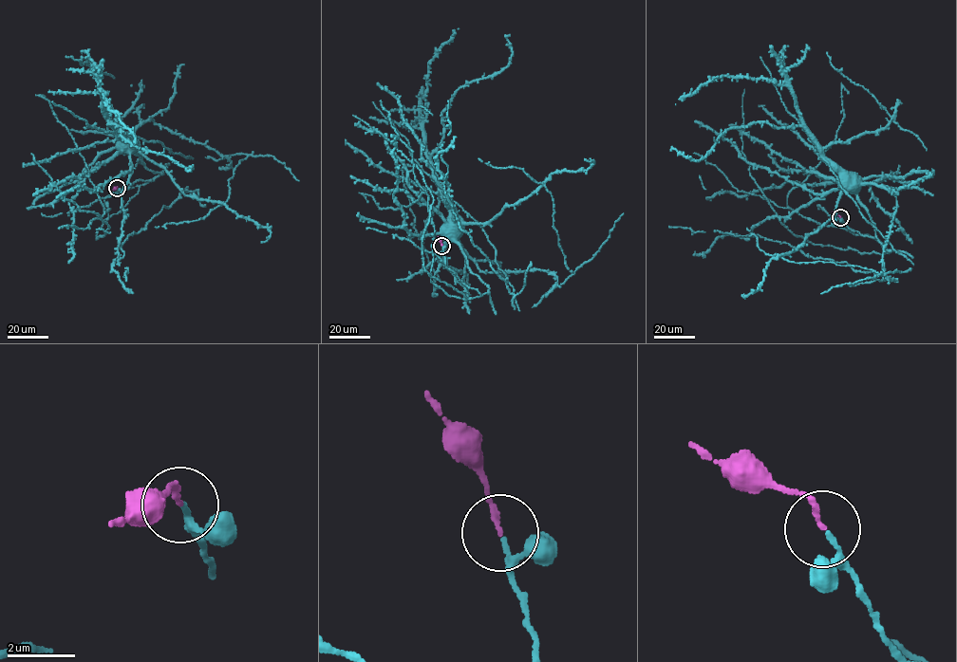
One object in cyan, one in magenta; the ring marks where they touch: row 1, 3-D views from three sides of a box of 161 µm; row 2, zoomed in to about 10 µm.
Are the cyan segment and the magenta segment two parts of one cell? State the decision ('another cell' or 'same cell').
same cell

